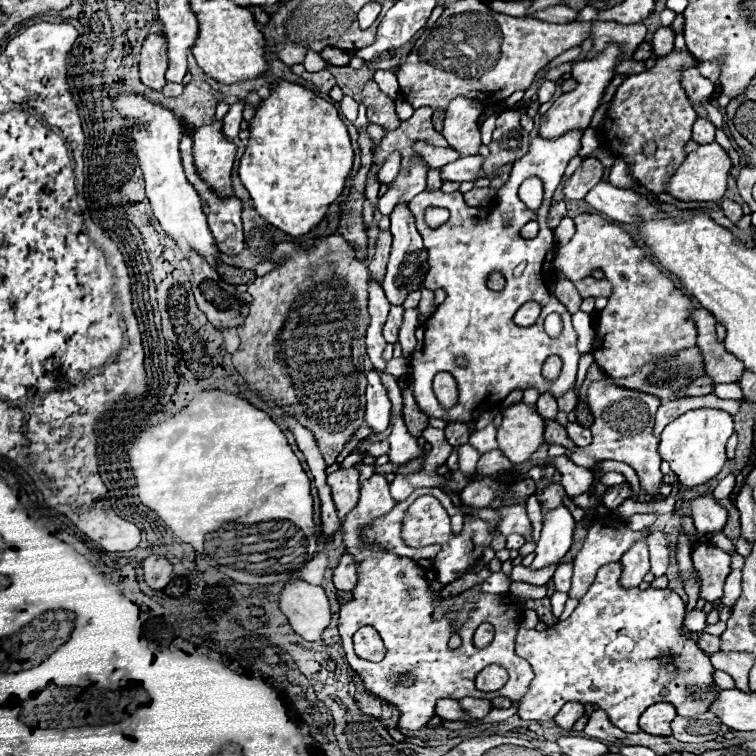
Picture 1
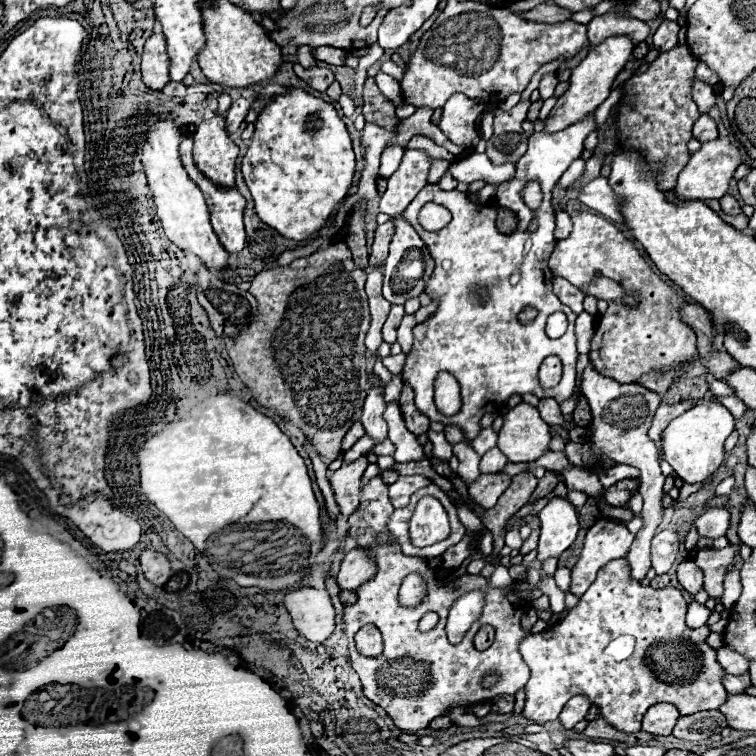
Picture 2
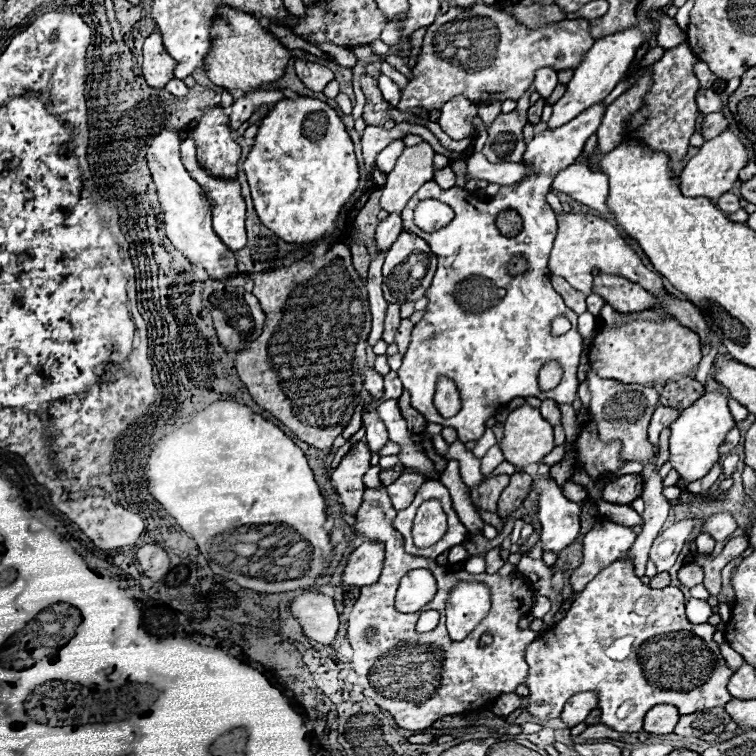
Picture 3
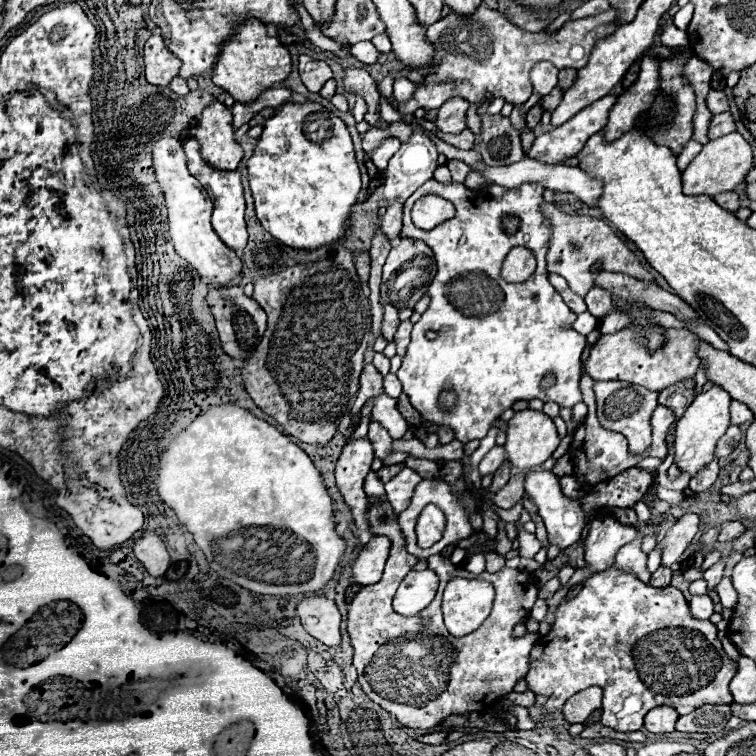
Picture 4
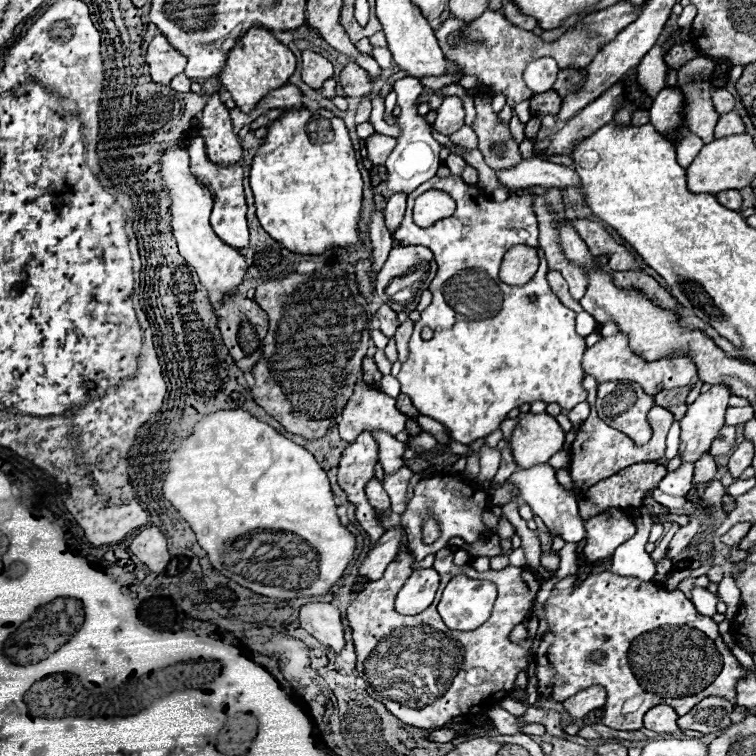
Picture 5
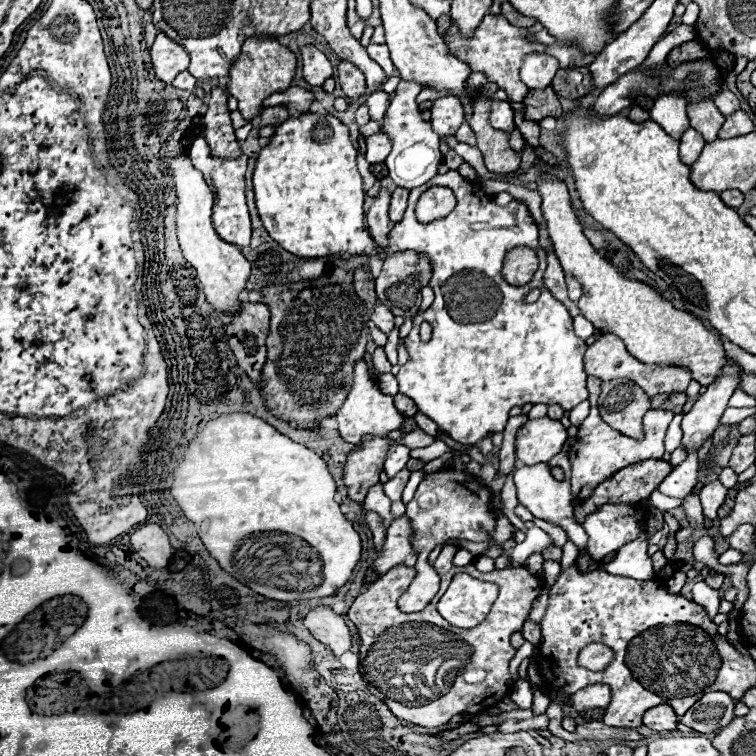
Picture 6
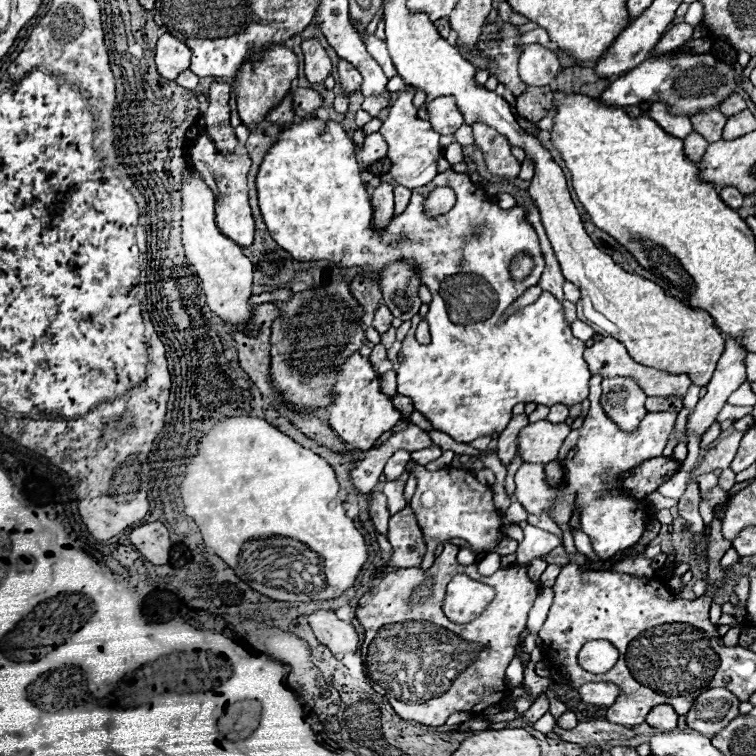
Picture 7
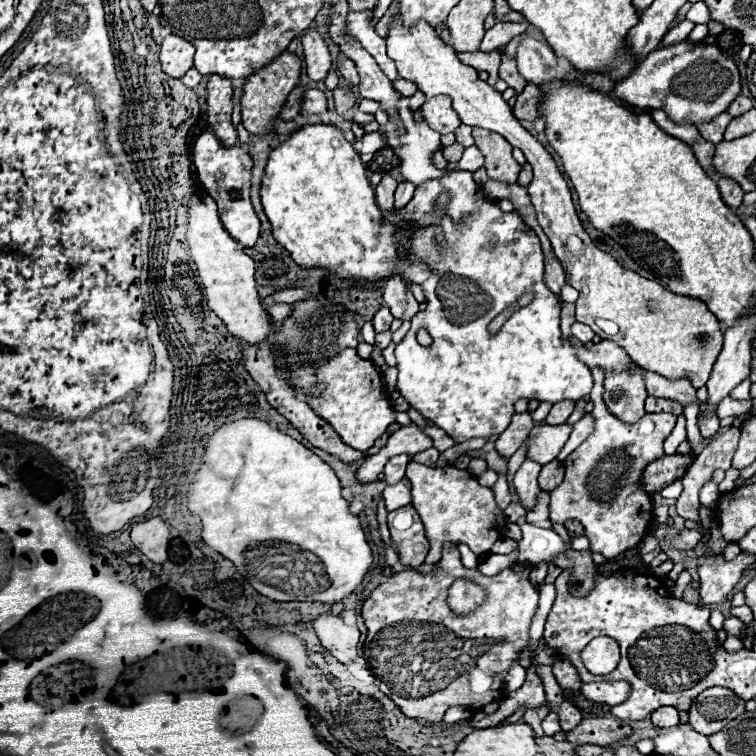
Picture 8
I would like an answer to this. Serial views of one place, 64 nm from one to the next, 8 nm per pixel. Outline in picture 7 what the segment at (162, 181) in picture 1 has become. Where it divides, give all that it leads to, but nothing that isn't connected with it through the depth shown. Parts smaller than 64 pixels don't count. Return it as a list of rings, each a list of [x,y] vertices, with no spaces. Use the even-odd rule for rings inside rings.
[[[188,170],[182,180],[182,244],[186,250],[186,258],[190,264],[196,268],[196,274],[202,280],[202,288],[206,292],[206,302],[216,312],[222,320],[234,324],[234,326],[244,326],[252,318],[252,306],[248,304],[248,298],[252,296],[252,262],[242,254],[242,248],[222,236],[222,232],[216,228],[214,222],[214,194],[202,180],[198,170]]]

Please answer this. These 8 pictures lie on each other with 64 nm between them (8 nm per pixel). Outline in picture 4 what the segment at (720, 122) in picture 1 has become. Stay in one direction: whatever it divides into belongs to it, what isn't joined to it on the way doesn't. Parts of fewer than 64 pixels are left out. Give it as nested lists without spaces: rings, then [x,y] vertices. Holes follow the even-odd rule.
[[[730,132],[726,136],[708,140],[704,144],[702,152],[682,172],[682,186],[684,186],[684,192],[688,196],[698,196],[698,194],[716,196],[720,192],[730,192],[738,184],[742,184],[744,176],[746,176],[746,172],[750,168],[752,168],[752,150],[750,150],[750,144],[738,132]]]

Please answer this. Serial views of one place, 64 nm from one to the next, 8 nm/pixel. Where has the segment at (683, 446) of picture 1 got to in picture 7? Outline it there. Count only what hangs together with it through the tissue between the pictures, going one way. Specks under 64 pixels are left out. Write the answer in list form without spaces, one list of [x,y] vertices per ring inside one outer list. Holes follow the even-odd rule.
[[[726,340],[726,350],[718,362],[718,368],[712,376],[712,380],[706,384],[706,396],[702,396],[694,408],[694,412],[686,420],[686,440],[692,434],[698,434],[700,438],[704,432],[716,422],[720,410],[724,408],[728,396],[746,382],[746,366],[744,366],[746,350],[734,340]]]

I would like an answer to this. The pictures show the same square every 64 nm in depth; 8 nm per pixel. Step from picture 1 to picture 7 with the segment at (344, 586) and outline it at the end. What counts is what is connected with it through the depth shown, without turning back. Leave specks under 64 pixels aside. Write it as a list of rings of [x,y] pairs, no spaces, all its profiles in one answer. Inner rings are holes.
[[[408,506],[390,518],[388,542],[392,546],[392,556],[386,562],[386,566],[396,566],[396,568],[420,566],[424,556],[424,540],[416,524],[416,518]]]

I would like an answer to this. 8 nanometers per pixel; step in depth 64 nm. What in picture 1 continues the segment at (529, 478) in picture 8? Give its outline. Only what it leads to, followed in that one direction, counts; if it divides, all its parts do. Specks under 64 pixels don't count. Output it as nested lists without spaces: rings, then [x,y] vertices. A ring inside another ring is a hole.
[[[558,506],[546,514],[542,536],[536,546],[536,558],[530,568],[540,570],[552,564],[560,564],[564,554],[570,550],[574,532],[574,518],[566,506]]]

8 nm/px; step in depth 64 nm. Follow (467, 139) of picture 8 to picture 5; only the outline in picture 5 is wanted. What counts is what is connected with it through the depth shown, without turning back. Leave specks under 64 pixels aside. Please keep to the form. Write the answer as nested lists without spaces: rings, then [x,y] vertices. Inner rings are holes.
[[[462,126],[462,130],[450,134],[450,140],[460,146],[460,148],[466,148],[466,150],[474,150],[476,148],[476,134],[470,126]]]

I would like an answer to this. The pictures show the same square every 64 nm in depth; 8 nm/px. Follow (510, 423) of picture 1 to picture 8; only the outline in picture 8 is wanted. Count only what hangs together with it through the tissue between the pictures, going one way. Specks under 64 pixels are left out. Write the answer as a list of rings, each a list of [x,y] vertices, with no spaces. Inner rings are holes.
[[[536,424],[526,438],[526,446],[528,446],[526,456],[538,464],[548,464],[556,460],[570,432],[572,432],[570,424],[558,424],[558,426]]]

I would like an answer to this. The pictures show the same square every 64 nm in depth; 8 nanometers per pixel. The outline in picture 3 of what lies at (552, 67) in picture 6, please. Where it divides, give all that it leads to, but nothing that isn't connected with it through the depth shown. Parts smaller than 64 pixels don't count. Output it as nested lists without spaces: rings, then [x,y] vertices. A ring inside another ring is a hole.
[[[540,68],[536,72],[536,78],[534,78],[534,84],[536,84],[536,92],[542,96],[542,98],[548,98],[552,94],[552,90],[556,88],[558,84],[558,78],[556,78],[556,70],[554,68]]]

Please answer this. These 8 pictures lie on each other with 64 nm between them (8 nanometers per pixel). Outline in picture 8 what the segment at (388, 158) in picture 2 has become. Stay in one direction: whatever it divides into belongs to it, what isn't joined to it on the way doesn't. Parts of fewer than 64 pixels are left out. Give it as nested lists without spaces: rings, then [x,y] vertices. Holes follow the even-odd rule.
[[[370,132],[370,134],[364,134],[364,138],[354,143],[355,149],[360,155],[363,154],[376,154],[378,150],[382,150],[386,146],[386,142],[382,140],[380,132]]]

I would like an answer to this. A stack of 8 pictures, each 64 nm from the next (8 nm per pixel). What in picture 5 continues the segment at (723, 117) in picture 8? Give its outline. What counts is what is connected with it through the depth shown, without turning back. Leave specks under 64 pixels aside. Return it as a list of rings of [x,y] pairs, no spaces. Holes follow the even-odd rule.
[[[704,56],[692,58],[678,70],[678,84],[690,104],[688,128],[704,142],[714,140],[714,126],[718,122],[718,114],[710,102],[710,84],[706,80],[712,70],[714,61]]]

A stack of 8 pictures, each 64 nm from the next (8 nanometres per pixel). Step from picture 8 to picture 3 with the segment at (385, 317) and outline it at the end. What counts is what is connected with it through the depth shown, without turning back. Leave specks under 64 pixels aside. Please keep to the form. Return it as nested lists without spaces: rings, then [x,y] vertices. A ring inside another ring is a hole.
[[[390,304],[388,306],[388,312],[386,312],[386,322],[384,322],[384,334],[382,334],[382,340],[392,344],[394,342],[394,334],[398,330],[398,324],[400,324],[400,306],[394,306]]]

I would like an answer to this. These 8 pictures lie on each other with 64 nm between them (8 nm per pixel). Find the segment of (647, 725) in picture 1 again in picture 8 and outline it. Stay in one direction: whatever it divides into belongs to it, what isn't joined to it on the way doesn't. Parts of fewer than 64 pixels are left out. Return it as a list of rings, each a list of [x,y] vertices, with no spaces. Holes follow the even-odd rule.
[[[662,706],[658,710],[654,710],[650,714],[650,720],[654,726],[658,728],[670,728],[670,726],[678,726],[678,710],[674,710],[672,706]]]

